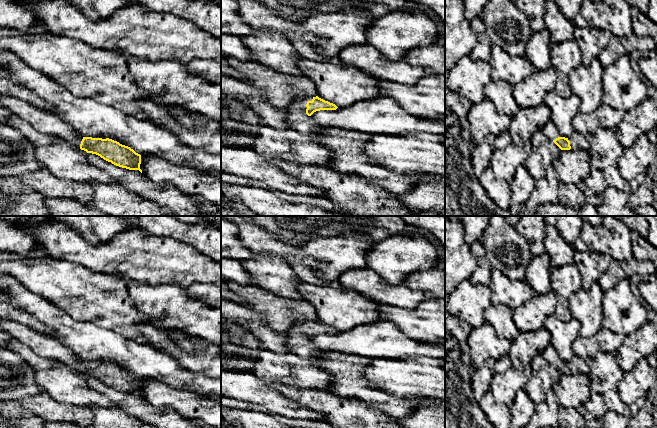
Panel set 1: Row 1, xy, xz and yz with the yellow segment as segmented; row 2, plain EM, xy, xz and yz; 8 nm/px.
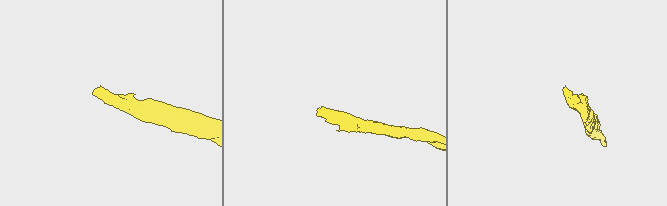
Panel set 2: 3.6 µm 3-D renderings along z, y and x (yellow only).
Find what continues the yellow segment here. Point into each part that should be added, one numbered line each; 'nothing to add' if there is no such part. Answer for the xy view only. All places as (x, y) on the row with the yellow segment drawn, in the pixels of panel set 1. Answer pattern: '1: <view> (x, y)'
1: xy (46, 122)

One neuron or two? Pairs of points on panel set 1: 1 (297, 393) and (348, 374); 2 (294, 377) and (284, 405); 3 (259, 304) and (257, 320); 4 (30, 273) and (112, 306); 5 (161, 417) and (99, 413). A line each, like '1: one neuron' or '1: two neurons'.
1: two neurons
2: two neurons
3: two neurons
4: one neuron
5: two neurons

